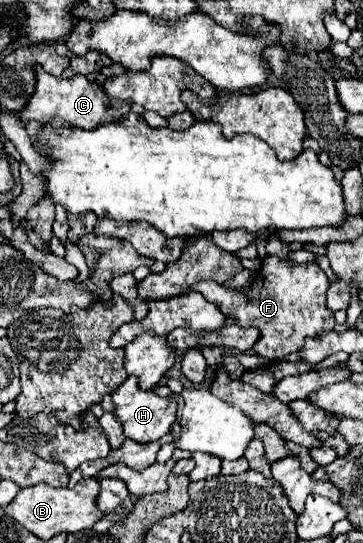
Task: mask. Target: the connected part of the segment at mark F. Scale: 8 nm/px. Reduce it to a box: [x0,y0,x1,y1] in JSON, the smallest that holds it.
[190,255,335,361]

